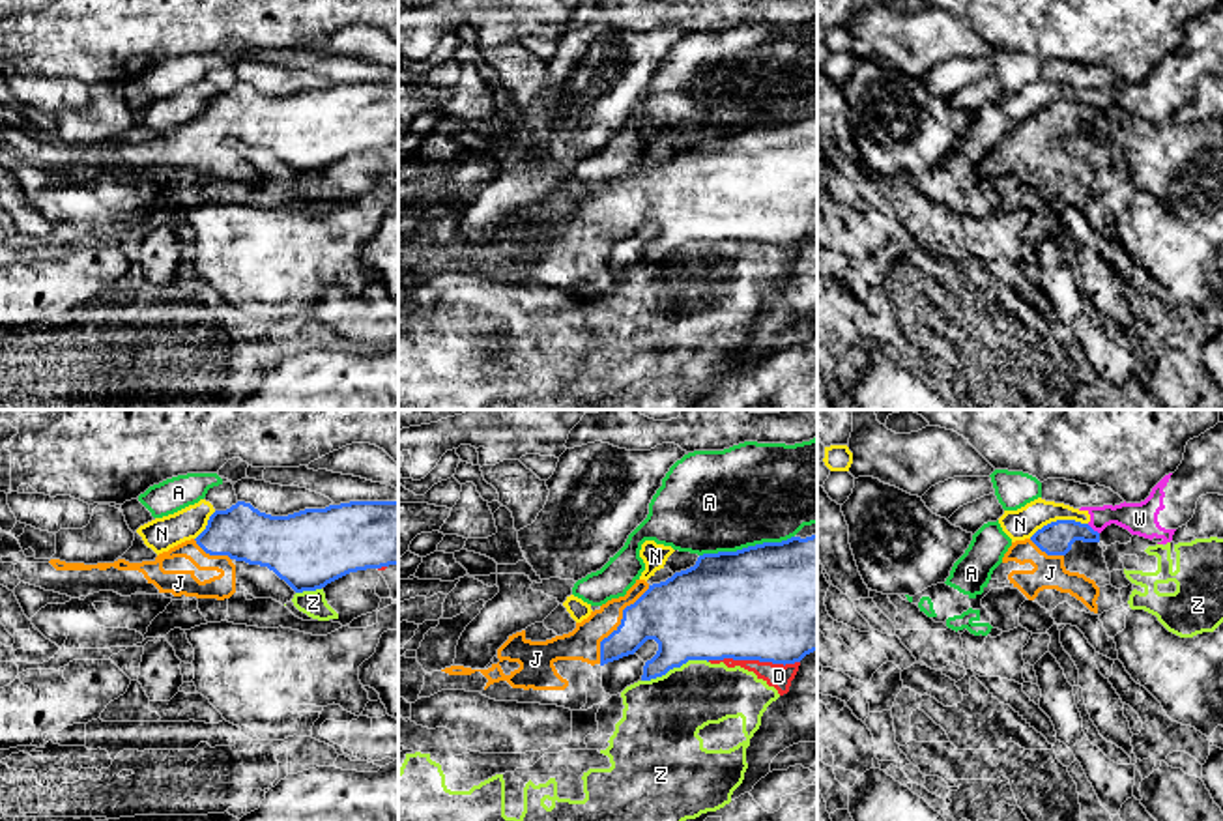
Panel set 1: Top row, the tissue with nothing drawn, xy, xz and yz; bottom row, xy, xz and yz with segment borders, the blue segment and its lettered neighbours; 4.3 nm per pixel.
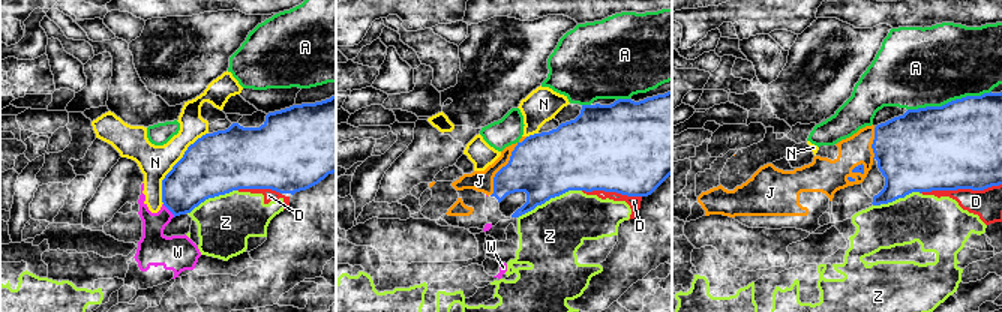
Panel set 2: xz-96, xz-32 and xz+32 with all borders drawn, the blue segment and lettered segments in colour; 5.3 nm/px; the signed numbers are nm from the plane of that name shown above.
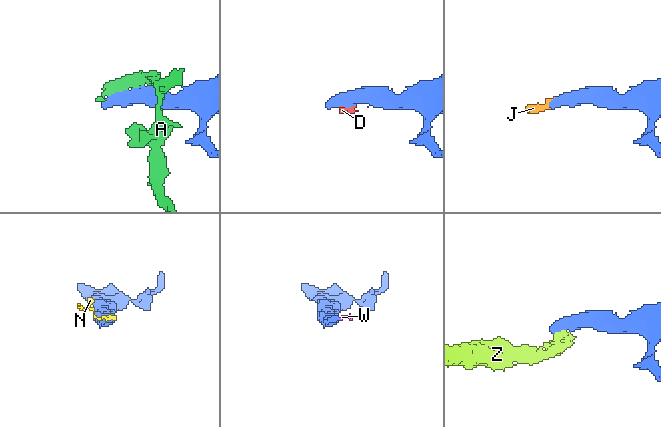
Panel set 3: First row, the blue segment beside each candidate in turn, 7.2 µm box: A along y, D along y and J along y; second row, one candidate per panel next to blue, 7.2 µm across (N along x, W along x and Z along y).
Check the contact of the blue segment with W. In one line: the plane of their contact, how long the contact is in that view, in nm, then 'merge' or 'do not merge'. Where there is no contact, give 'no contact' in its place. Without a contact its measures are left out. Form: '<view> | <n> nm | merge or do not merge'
yz | 70 nm | do not merge

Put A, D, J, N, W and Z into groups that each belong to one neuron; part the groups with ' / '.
A / D Z / J / N W

